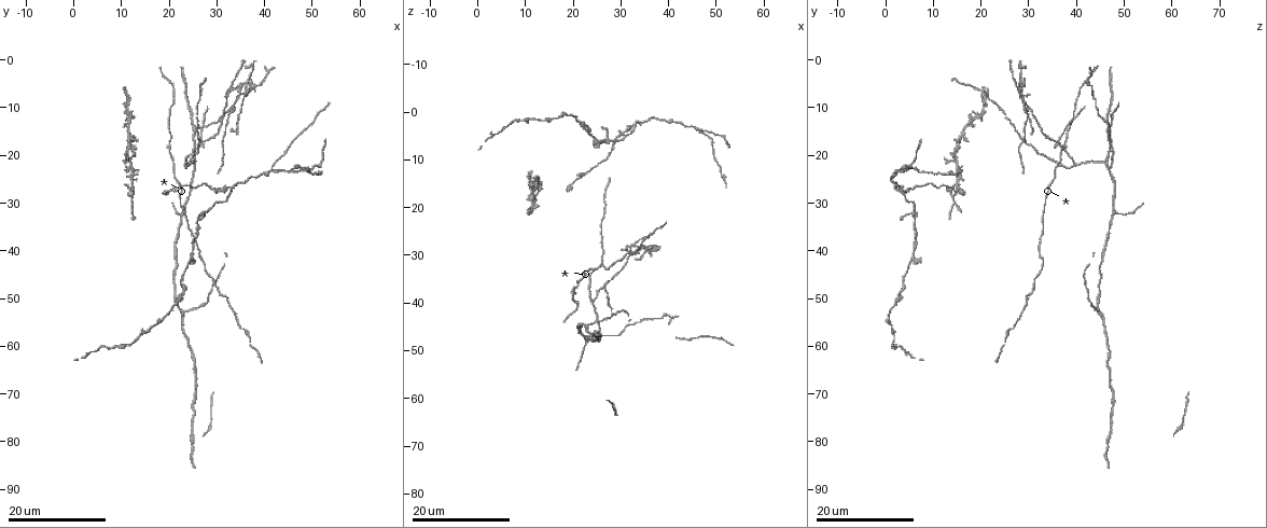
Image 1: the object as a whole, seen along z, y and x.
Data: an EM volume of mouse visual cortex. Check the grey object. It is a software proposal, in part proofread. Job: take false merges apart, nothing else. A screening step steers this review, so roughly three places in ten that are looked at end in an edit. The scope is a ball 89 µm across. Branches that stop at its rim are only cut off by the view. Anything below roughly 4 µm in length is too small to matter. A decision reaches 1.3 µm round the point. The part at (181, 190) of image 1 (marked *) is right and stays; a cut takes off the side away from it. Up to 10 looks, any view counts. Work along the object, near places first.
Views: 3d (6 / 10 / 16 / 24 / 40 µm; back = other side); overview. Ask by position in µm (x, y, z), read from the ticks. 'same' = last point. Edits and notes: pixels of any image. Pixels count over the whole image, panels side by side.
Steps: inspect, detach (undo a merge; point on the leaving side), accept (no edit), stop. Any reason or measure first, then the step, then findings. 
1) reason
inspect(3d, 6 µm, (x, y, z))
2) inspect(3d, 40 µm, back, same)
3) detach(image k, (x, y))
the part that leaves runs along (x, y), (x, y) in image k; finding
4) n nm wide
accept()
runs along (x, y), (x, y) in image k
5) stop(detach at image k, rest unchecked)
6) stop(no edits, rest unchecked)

a fork
inspect(3d, 16 µm, (24.0, 22.0, 40.0))

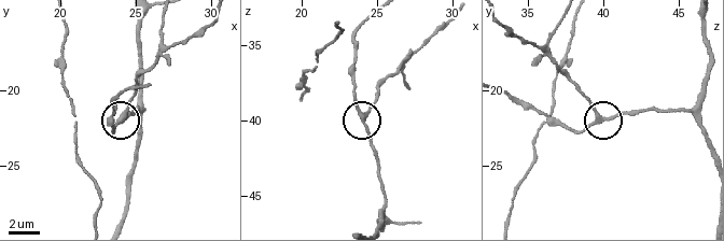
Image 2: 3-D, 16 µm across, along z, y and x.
inspect(3d, 6 µm, (24.2, 21.8, 39.8))

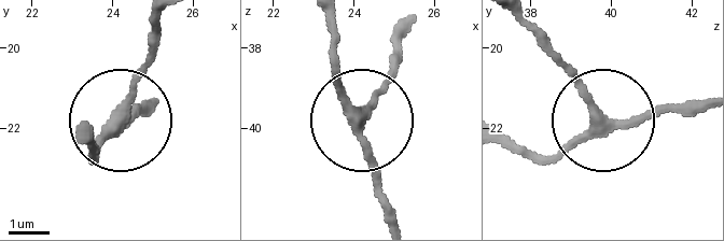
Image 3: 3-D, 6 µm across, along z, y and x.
250 nm wide
accept()
runs along (326, 23), (331, 74), (358, 115), (385, 218) in image 3; all the same neuron

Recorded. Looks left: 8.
a fork
inspect(3d, 24 µm, (23.5, 53.0, 44.5))

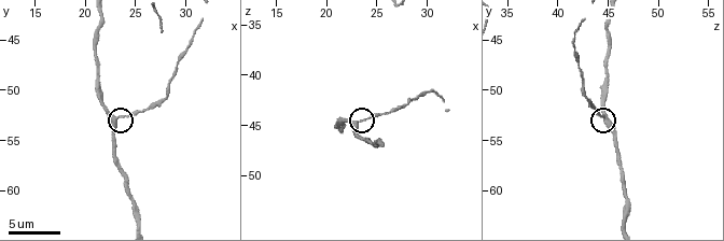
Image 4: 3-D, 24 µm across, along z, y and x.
closer look
inspect(3d, 10 µm, (23.0, 53.0, 45.0))

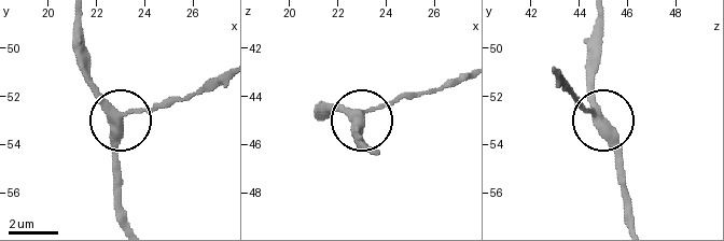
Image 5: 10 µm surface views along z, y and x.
side arm 19 µm
accept()
runs along (81, 22), (85, 76), (112, 114), (124, 117), (184, 97) in image 5; all the same neuron

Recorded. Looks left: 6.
a fork
inspect(3d, 16 µm, (22.5, 32.0, 48.5))

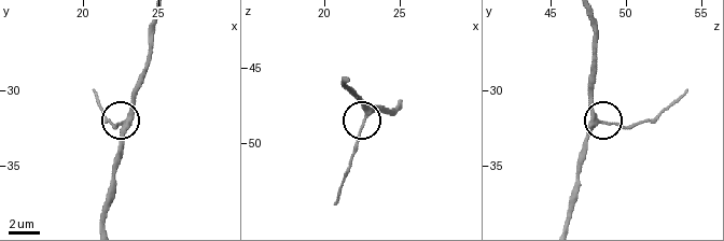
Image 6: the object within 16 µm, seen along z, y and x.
inspect(3d, 6 µm, (22.8, 32.0, 47.8))

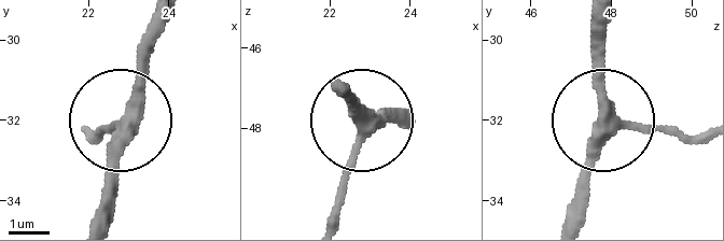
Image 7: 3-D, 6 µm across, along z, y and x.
accept()
runs along (606, 17), (609, 116), (706, 141) in image 7; one neuron here

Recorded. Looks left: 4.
four-way junction
inspect(3d, 16 µm, (27.0, 17.0, 36.0))

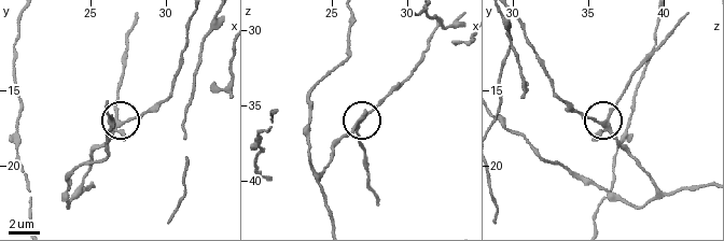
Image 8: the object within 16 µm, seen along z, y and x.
inspect(3d, 10 µm, (27.0, 17.2, 36.0))

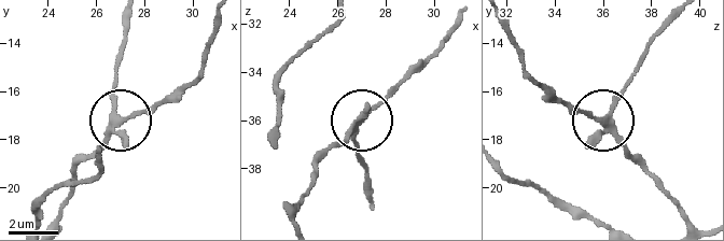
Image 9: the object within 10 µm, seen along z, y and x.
detach(image 9, (113, 89))
the part that leaves runs along (108, 123), (126, 20) in image 9; two neurons meet here

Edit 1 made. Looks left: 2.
stop(detach at image 9, rest unchecked)

